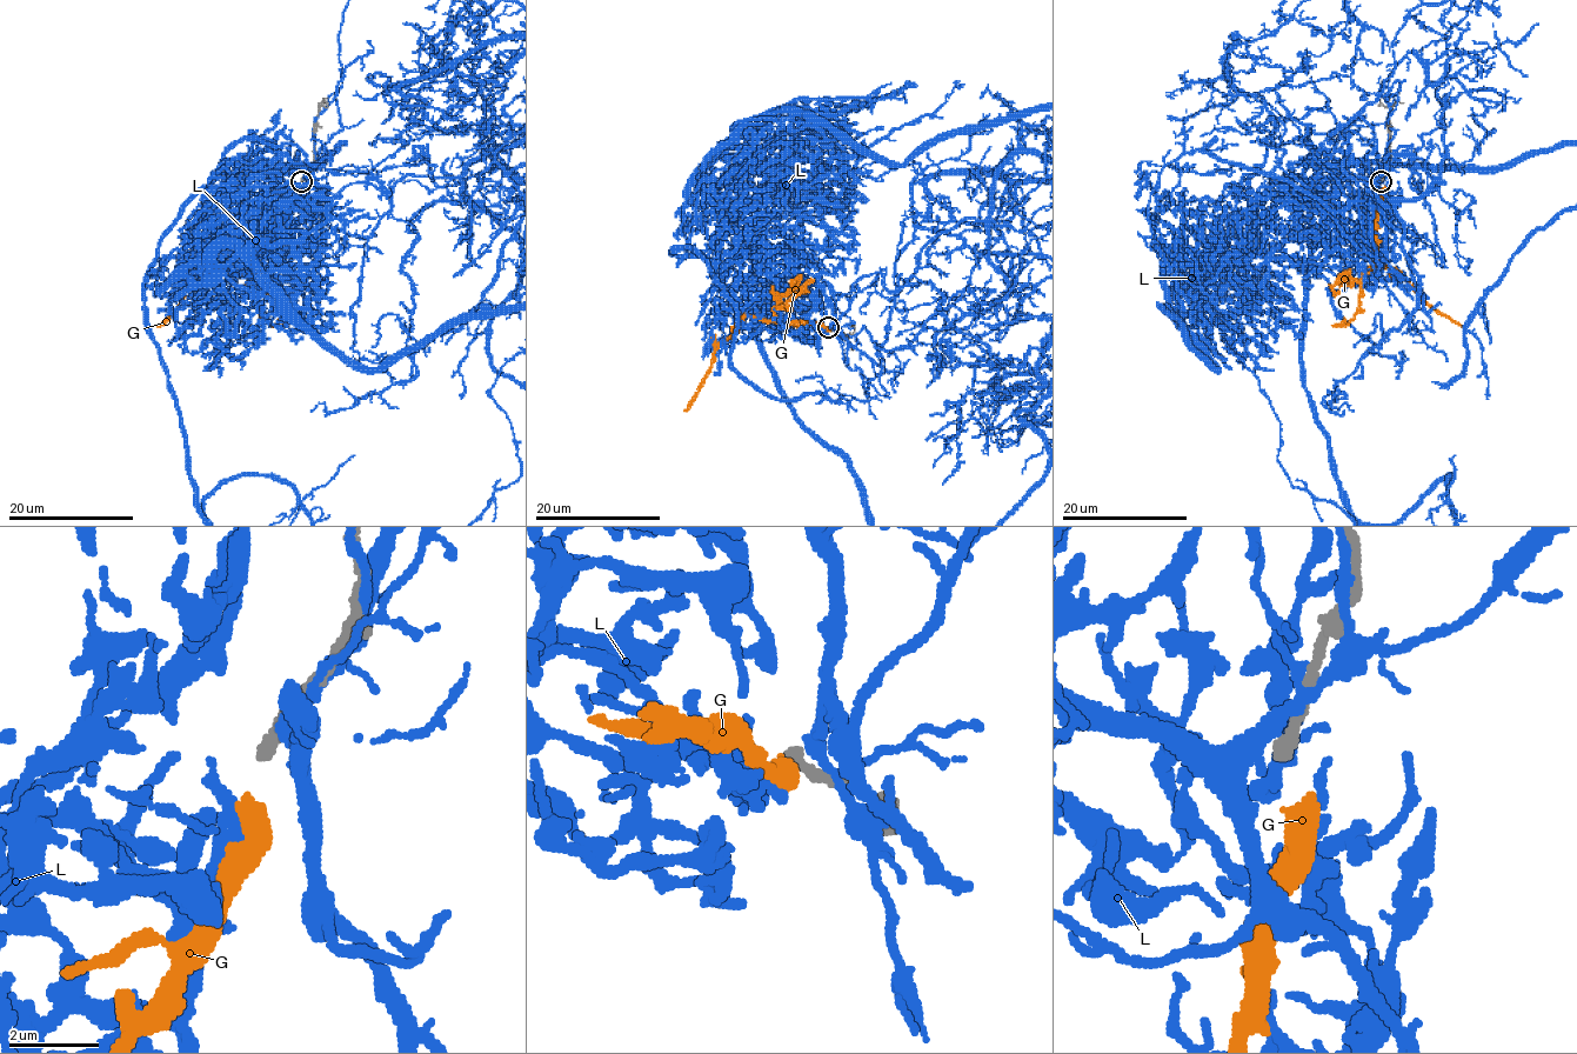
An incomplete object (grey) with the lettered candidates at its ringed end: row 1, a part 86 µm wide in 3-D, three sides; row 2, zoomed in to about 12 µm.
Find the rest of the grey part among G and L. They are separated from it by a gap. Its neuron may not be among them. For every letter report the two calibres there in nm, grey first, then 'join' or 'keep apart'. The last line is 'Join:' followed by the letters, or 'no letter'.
G: 280/440 nm | keep apart
L: 280/360 nm | keep apart
Join: no letter

